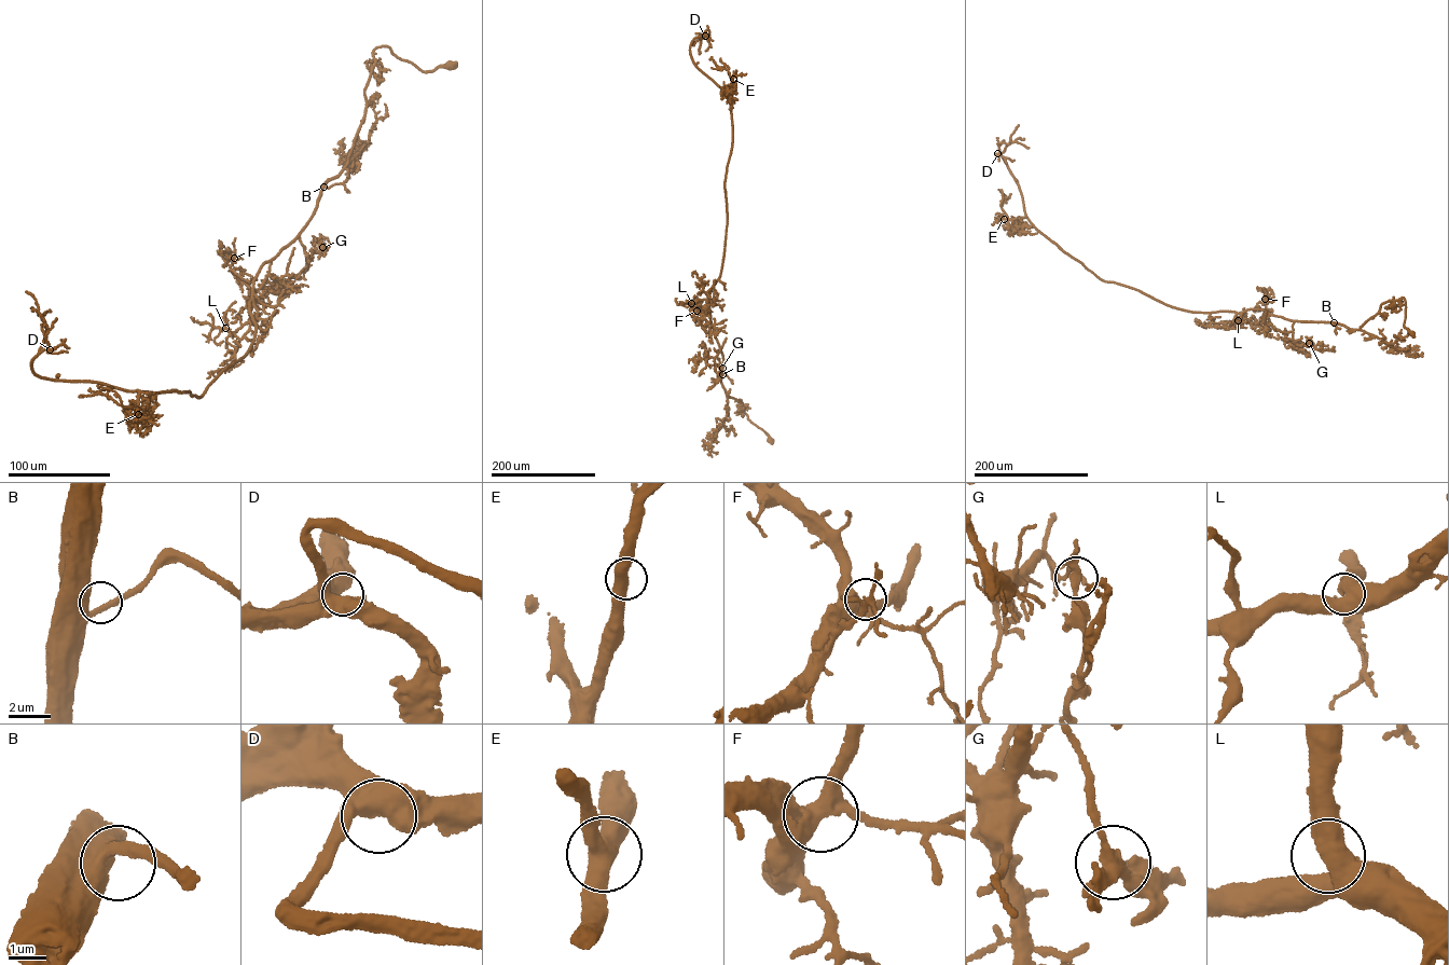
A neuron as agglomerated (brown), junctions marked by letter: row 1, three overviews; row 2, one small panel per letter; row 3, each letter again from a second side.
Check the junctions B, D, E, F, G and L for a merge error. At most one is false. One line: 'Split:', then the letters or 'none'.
Split: G

